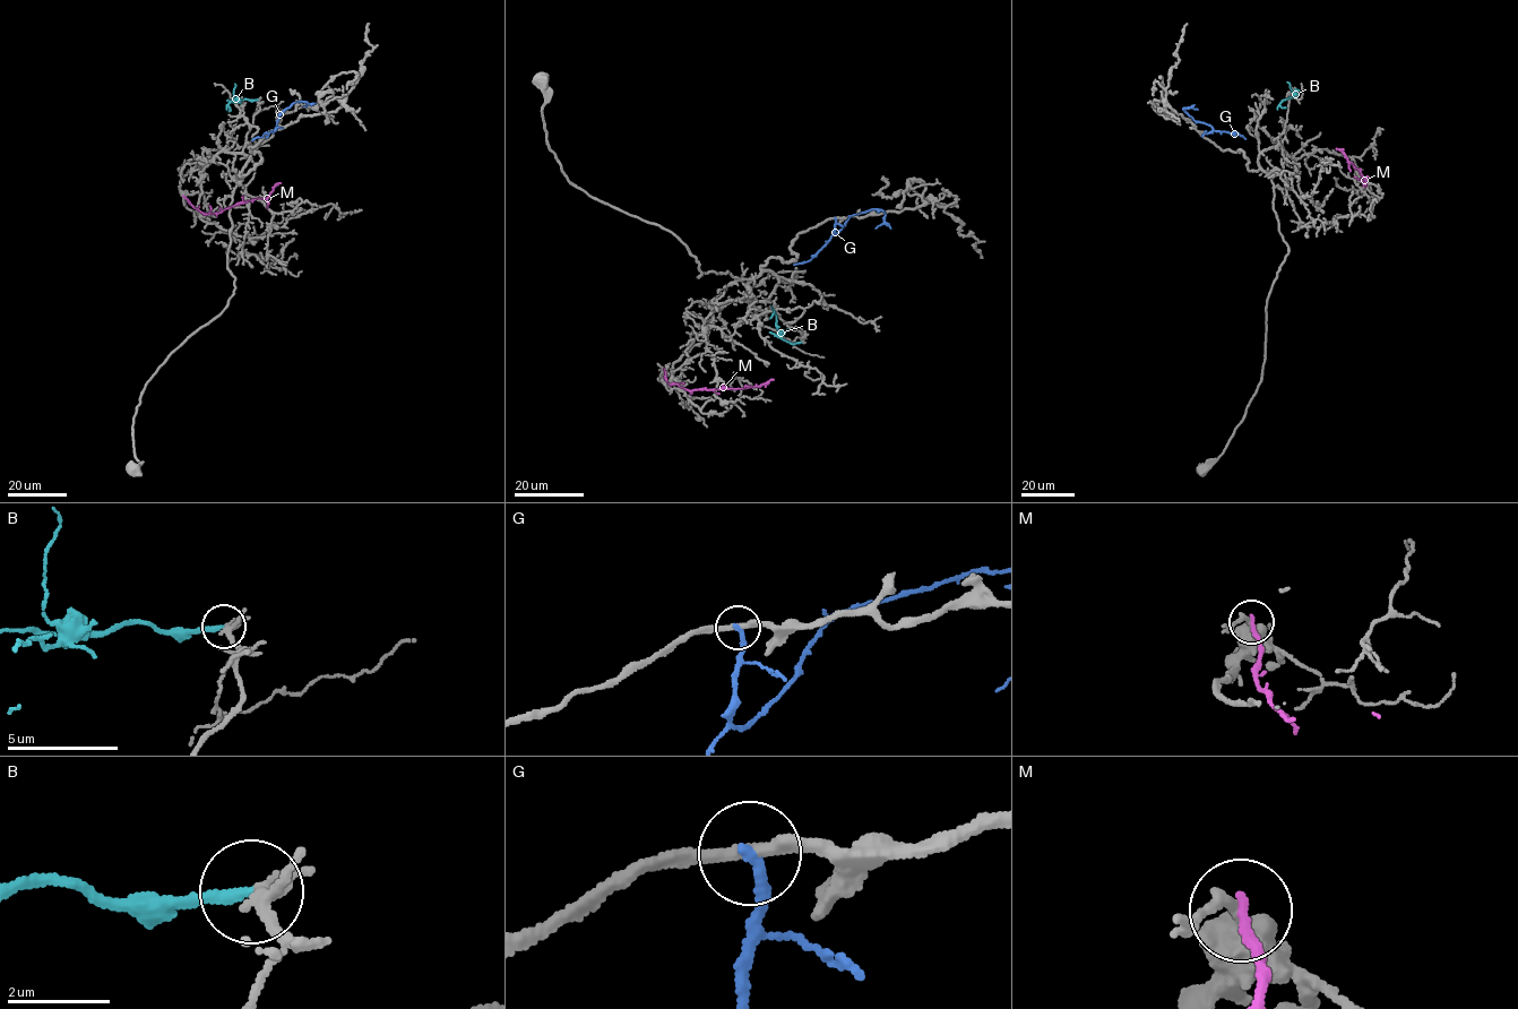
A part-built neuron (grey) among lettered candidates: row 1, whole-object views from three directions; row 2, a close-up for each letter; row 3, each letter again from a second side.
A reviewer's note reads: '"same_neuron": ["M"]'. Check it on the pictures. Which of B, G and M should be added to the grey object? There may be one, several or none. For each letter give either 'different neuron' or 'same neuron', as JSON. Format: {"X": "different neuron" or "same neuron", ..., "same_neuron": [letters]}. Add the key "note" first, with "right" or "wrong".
{"note": "wrong", "B": "same neuron", "G": "different neuron", "M": "different neuron", "same_neuron": ["B"]}

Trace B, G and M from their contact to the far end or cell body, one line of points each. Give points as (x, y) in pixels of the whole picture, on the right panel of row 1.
B: (1295, 89), (1297, 93), (1279, 104), (1286, 108)
G: (1201, 136), (1213, 128), (1195, 120), (1182, 109), (1198, 110)
M: (1354, 177), (1365, 184), (1352, 163), (1336, 149)

